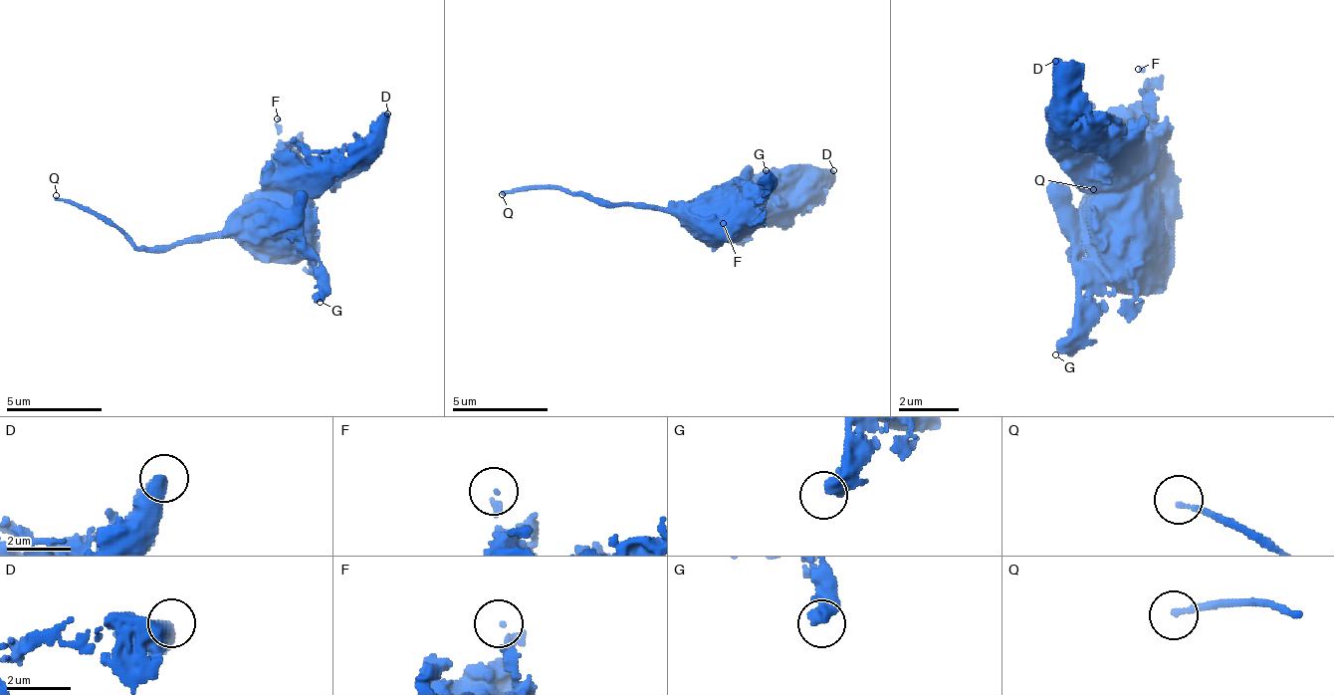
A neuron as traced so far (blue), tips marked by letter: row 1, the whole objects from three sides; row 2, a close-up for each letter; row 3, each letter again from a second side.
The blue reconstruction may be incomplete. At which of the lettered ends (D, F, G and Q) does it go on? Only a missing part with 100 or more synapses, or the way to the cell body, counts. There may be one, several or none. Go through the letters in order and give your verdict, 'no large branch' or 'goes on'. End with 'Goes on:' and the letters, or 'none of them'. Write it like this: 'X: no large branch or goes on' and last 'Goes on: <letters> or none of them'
D: no large branch
F: no large branch
G: no large branch
Q: goes on
Goes on: Q

